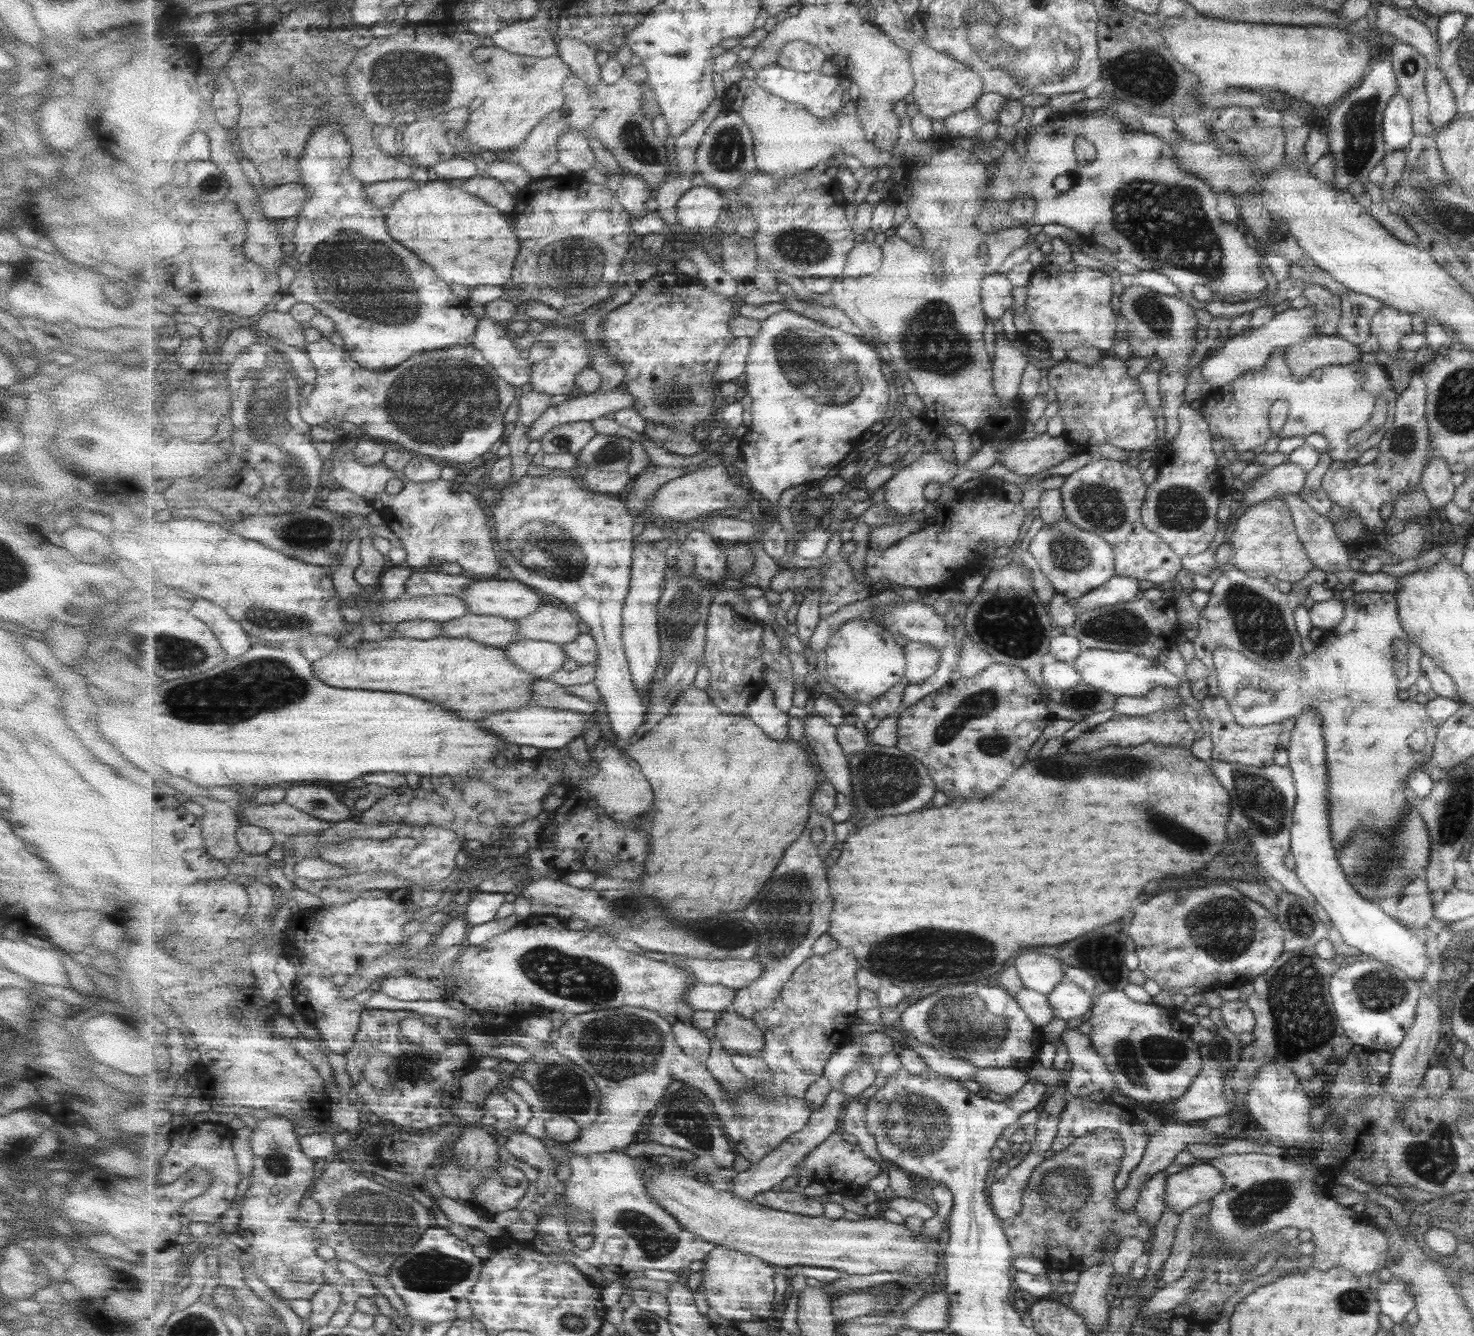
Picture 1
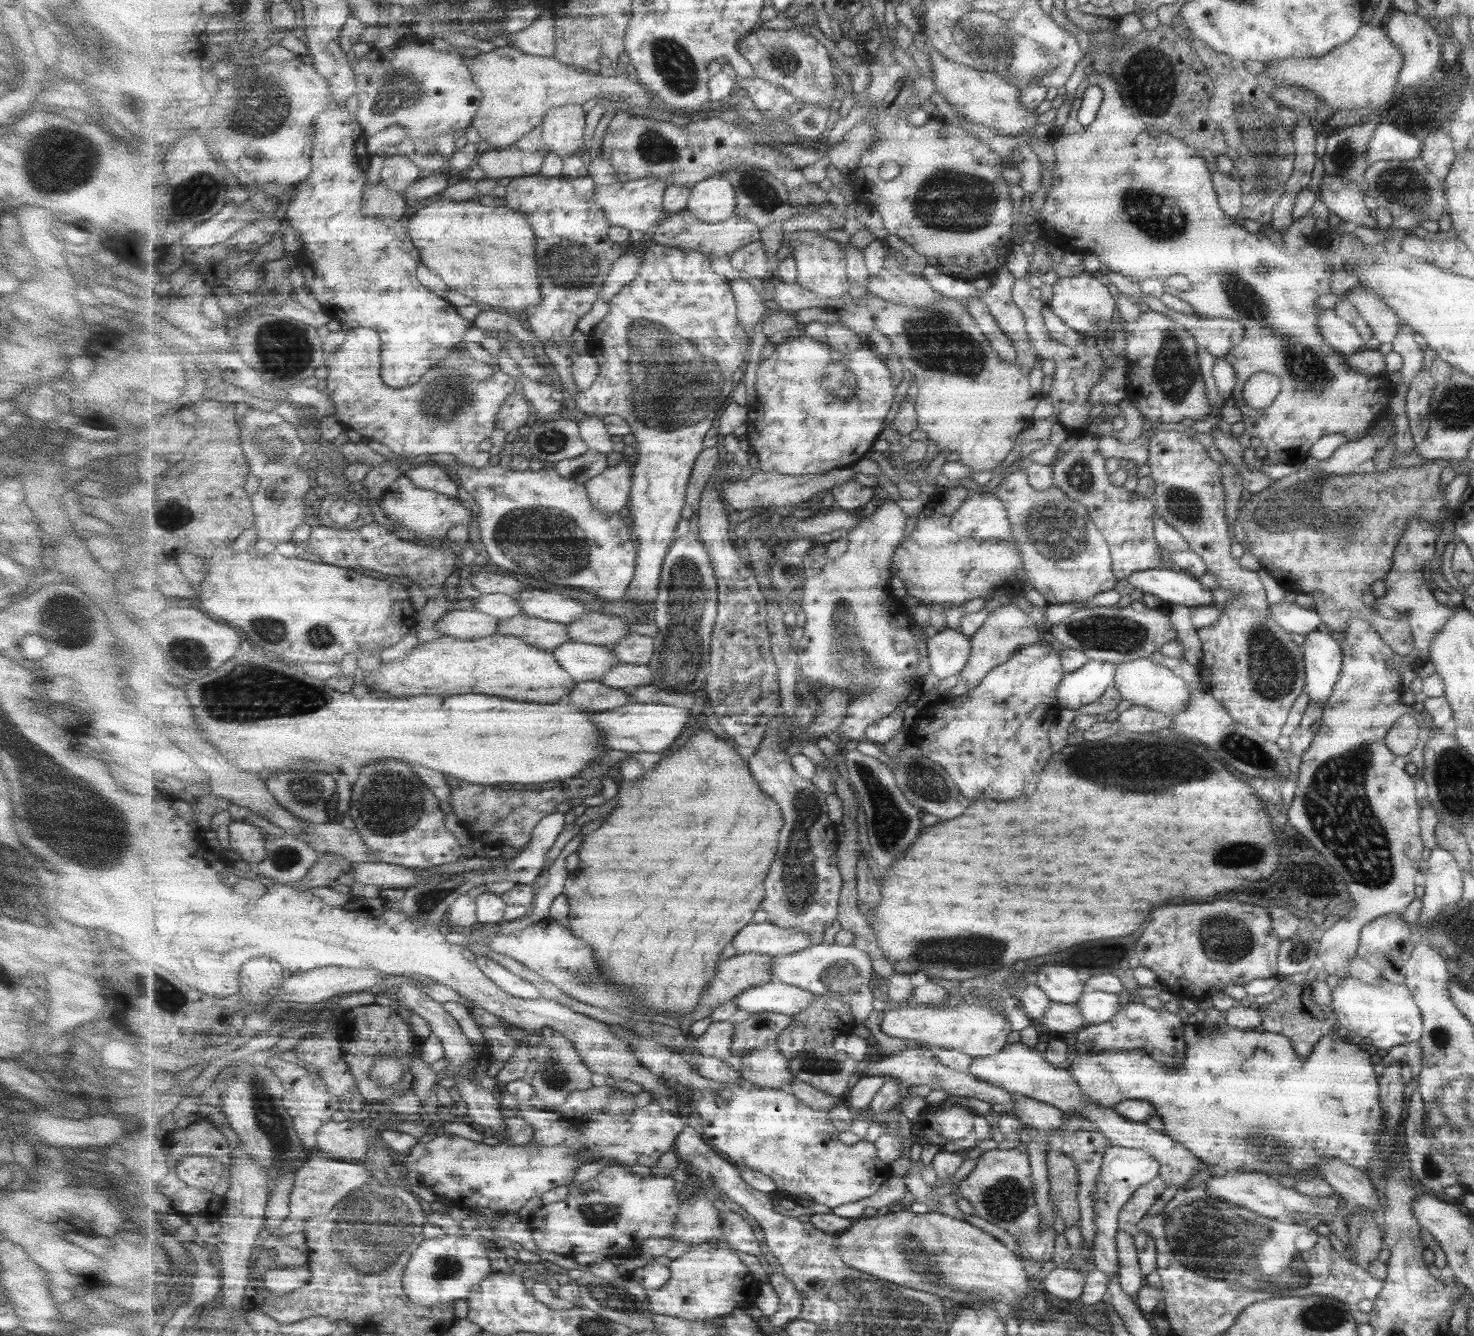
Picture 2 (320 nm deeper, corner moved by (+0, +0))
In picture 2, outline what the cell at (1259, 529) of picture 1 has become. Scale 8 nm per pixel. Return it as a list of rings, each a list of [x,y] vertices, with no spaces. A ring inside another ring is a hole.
[[[1427,461],[1426,463],[1407,468],[1392,466],[1385,472],[1374,471],[1373,473],[1352,474],[1345,476],[1323,474],[1319,471],[1314,471],[1313,469],[1299,468],[1295,472],[1280,478],[1278,482],[1271,481],[1269,486],[1262,491],[1251,494],[1248,500],[1241,503],[1241,507],[1238,509],[1236,514],[1236,520],[1239,522],[1239,526],[1241,526],[1243,536],[1245,536],[1247,550],[1249,550],[1248,553],[1257,558],[1261,568],[1266,570],[1265,572],[1267,572],[1275,580],[1275,583],[1277,583],[1277,585],[1279,585],[1289,597],[1298,592],[1311,596],[1313,602],[1315,603],[1314,609],[1319,615],[1321,628],[1327,630],[1328,632],[1344,632],[1347,626],[1347,621],[1350,618],[1357,617],[1360,618],[1360,620],[1364,620],[1364,622],[1366,622],[1366,624],[1368,624],[1368,626],[1370,626],[1370,628],[1378,634],[1378,637],[1395,654],[1407,654],[1410,652],[1412,647],[1412,636],[1409,625],[1406,623],[1406,618],[1388,619],[1383,618],[1380,614],[1377,614],[1374,609],[1374,602],[1376,598],[1371,593],[1370,586],[1373,582],[1375,582],[1375,580],[1382,580],[1385,574],[1390,570],[1394,546],[1396,545],[1402,530],[1406,527],[1407,521],[1411,517],[1419,517],[1420,519],[1425,519],[1429,522],[1435,522],[1442,517],[1445,505],[1443,505],[1443,501],[1441,501],[1441,497],[1439,497],[1438,492],[1443,488],[1443,486],[1439,485],[1438,479],[1439,473],[1443,470],[1443,468],[1443,461]]]

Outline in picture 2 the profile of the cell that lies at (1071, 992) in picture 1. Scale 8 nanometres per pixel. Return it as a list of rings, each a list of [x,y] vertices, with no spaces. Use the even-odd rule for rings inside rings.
[[[1083,991],[1075,1005],[1086,1024],[1099,1024],[1116,1016],[1122,998],[1120,995],[1099,991]]]

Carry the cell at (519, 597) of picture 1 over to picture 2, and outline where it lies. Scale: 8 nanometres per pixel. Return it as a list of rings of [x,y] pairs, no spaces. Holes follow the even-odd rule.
[[[528,588],[515,598],[520,602],[525,615],[551,622],[573,624],[588,613],[587,608],[579,600],[557,592]]]

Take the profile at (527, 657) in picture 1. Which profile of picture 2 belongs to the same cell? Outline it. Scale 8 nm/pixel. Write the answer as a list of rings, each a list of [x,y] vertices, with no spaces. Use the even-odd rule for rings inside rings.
[[[570,640],[552,651],[577,683],[602,680],[622,660],[611,647]]]

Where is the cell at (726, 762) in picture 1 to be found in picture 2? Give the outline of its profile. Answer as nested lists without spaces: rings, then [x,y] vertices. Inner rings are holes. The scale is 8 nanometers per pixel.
[[[699,729],[689,740],[691,742],[687,746],[683,745],[683,747],[679,747],[679,750],[667,754],[667,758],[661,760],[661,764],[651,774],[647,774],[643,780],[639,780],[637,783],[627,783],[622,780],[618,791],[619,808],[615,808],[597,830],[585,836],[585,842],[577,853],[578,866],[570,872],[570,881],[566,883],[564,890],[569,904],[571,904],[568,919],[569,928],[573,930],[573,934],[577,938],[583,938],[593,948],[603,974],[615,986],[619,986],[621,990],[625,990],[627,994],[631,994],[638,1000],[638,1009],[635,1009],[633,1014],[627,1015],[633,1016],[635,1020],[659,1022],[659,1024],[670,1026],[676,1026],[679,1024],[680,1016],[687,1016],[700,1006],[702,995],[718,974],[718,963],[723,960],[721,956],[723,950],[732,944],[739,932],[751,924],[755,912],[762,910],[763,899],[766,897],[765,878],[777,856],[779,834],[785,821],[779,804],[769,795],[763,794],[761,788],[757,788],[759,784],[751,775],[750,766],[743,762],[743,758],[733,746],[730,746],[725,740],[719,739],[709,729]],[[659,820],[669,820],[671,826],[659,826]]]

